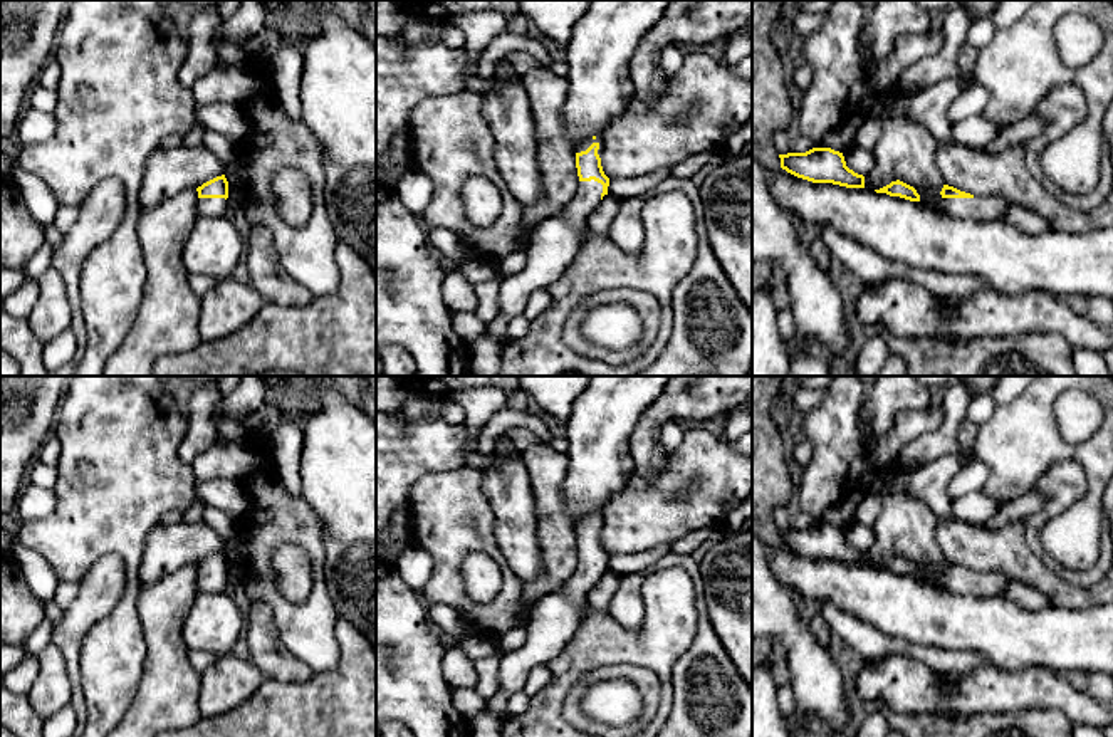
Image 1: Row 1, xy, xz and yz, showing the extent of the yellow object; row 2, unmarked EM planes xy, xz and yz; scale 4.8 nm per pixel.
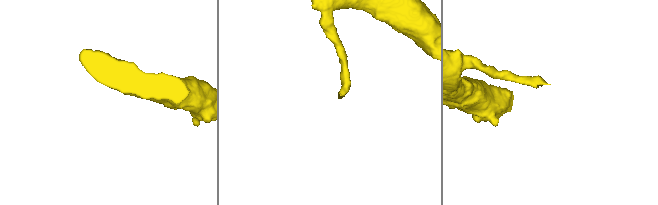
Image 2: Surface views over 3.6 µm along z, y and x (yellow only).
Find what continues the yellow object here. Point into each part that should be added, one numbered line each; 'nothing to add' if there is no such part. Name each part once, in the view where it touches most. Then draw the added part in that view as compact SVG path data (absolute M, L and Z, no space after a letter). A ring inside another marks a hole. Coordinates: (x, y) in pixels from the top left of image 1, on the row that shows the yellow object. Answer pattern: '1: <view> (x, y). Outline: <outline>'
1: xz (554, 240). Outline: M579 181L574 198L559 215L552 213L536 222L525 248L525 267L502 279L499 316L520 316L530 295L547 289L566 270L579 248L588 217L601 201L601 193L601 183Z

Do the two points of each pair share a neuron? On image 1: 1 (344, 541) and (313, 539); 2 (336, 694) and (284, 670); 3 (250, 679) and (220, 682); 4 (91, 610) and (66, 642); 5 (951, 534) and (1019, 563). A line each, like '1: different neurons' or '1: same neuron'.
1: different neurons
2: different neurons
3: same neuron
4: same neuron
5: same neuron

